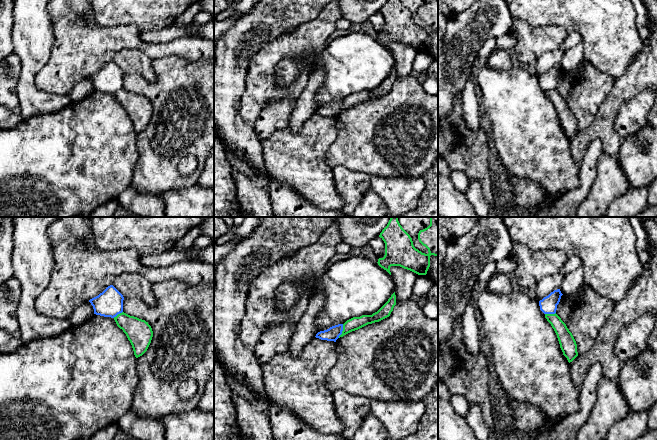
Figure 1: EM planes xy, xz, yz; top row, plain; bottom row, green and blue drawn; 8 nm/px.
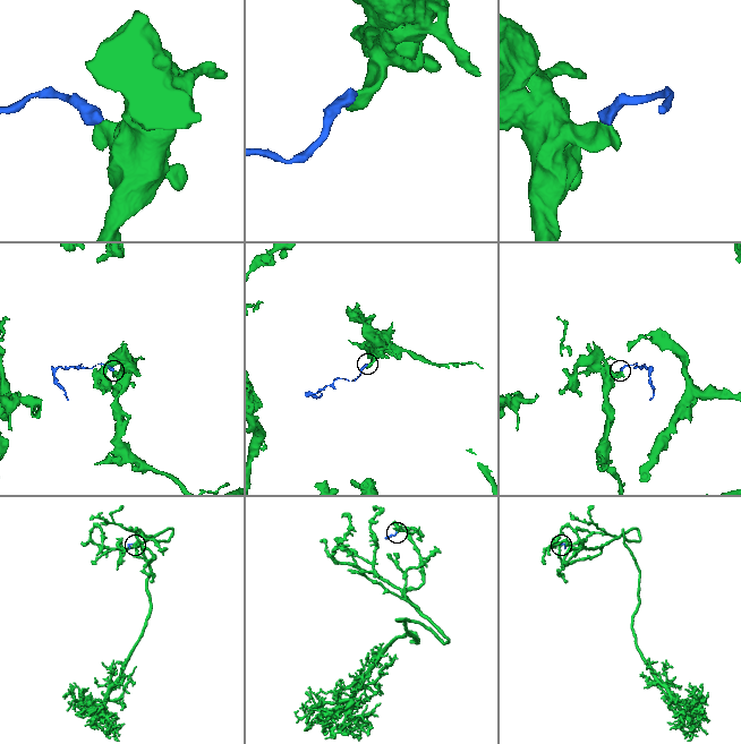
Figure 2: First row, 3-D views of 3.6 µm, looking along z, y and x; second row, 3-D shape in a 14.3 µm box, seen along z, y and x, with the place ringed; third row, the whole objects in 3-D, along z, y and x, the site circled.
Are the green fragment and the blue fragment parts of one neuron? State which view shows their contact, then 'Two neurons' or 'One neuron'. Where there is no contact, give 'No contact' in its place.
Touches green in xz. Two neurons

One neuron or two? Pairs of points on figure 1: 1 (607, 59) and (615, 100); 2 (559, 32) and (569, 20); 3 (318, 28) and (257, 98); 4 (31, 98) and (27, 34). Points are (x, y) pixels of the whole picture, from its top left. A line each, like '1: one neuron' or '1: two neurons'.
1: two neurons
2: two neurons
3: one neuron
4: one neuron

